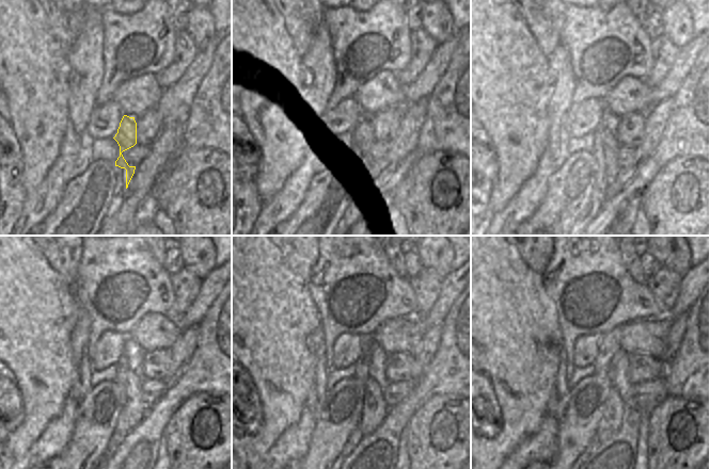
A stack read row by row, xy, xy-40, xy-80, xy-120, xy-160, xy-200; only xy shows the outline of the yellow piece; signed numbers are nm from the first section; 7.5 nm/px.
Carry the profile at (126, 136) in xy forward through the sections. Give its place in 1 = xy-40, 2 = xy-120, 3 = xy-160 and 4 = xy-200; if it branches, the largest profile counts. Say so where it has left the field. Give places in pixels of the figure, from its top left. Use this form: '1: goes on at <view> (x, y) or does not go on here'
1: goes on at xy-40 (364, 142)
2: goes on at xy-120 (136, 410)
3: goes on at xy-160 (376, 409)
4: goes on at xy-200 (614, 408)

